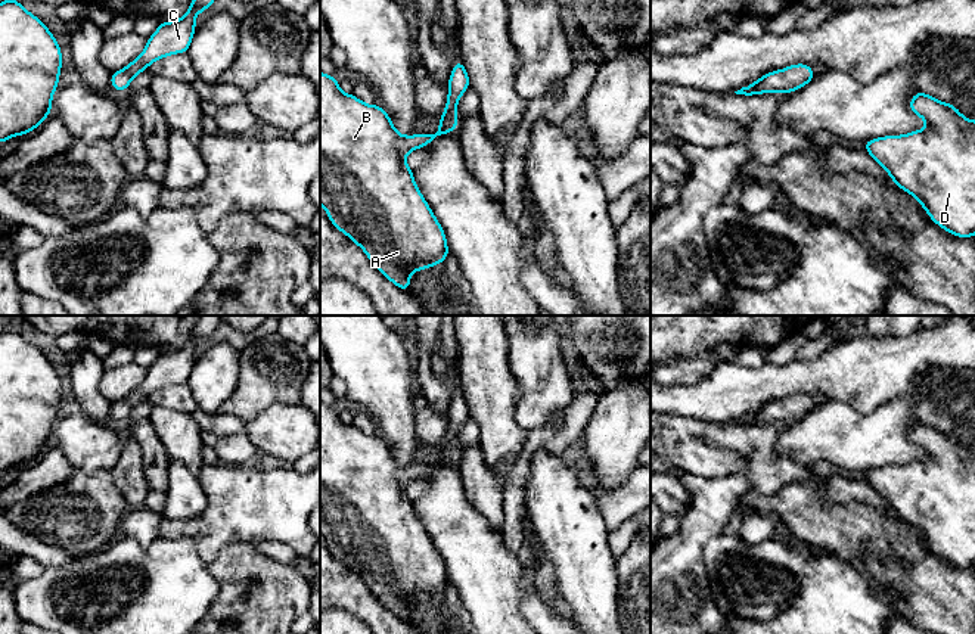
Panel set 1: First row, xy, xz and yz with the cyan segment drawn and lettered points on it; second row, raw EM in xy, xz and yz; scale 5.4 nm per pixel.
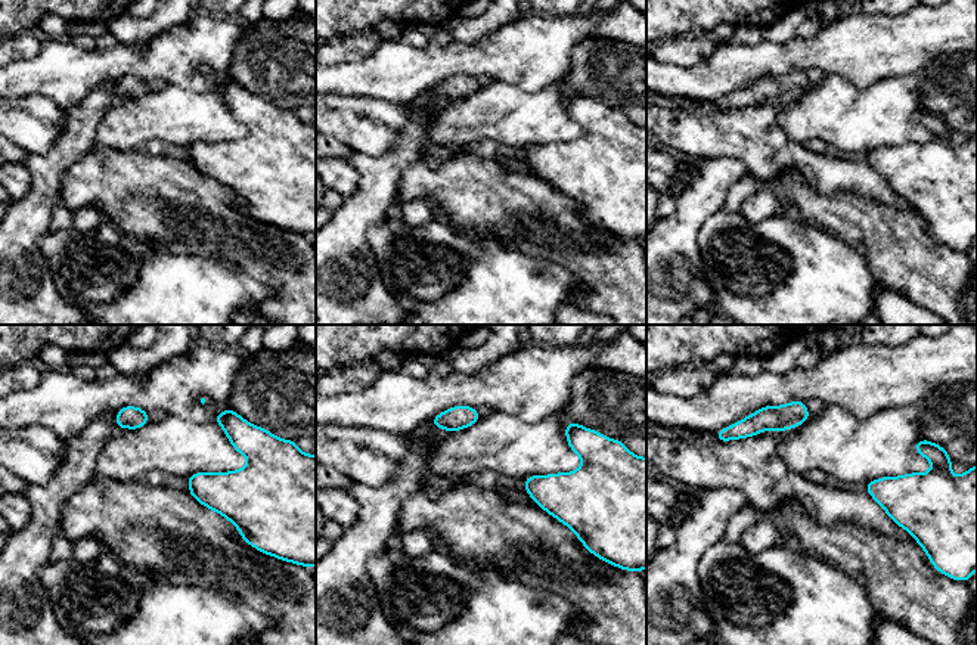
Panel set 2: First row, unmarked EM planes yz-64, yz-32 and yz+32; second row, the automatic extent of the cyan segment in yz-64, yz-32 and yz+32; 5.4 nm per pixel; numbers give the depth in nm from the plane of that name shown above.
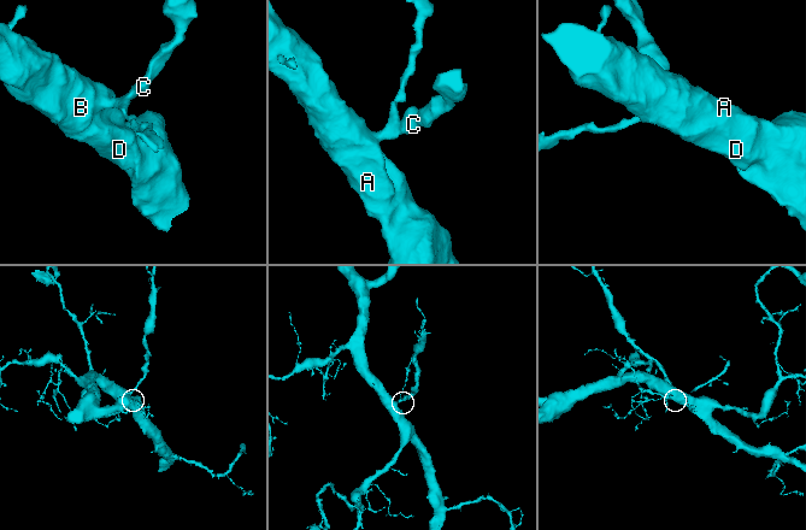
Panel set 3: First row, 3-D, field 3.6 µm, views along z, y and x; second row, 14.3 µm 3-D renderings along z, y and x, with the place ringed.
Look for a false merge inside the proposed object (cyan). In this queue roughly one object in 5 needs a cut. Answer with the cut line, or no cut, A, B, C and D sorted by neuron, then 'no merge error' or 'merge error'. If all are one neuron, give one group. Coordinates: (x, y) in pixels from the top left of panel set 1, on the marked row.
cut none; groups A B C D; no merge error

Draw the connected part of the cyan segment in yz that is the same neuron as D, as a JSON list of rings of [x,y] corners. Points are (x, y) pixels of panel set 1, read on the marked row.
[[[920,90],[910,99],[909,108],[928,122],[925,130],[872,139],[863,143],[863,149],[900,189],[920,202],[935,224],[957,237],[974,237],[975,121],[963,116],[953,103],[940,102]]]

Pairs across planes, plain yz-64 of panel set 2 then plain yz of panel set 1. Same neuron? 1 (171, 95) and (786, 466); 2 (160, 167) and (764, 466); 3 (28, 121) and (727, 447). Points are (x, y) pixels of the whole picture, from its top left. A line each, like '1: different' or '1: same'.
1: different
2: different
3: same

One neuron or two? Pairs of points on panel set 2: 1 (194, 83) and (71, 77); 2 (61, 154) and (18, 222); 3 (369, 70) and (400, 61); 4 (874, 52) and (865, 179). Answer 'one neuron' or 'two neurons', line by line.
1: one neuron
2: one neuron
3: one neuron
4: two neurons

